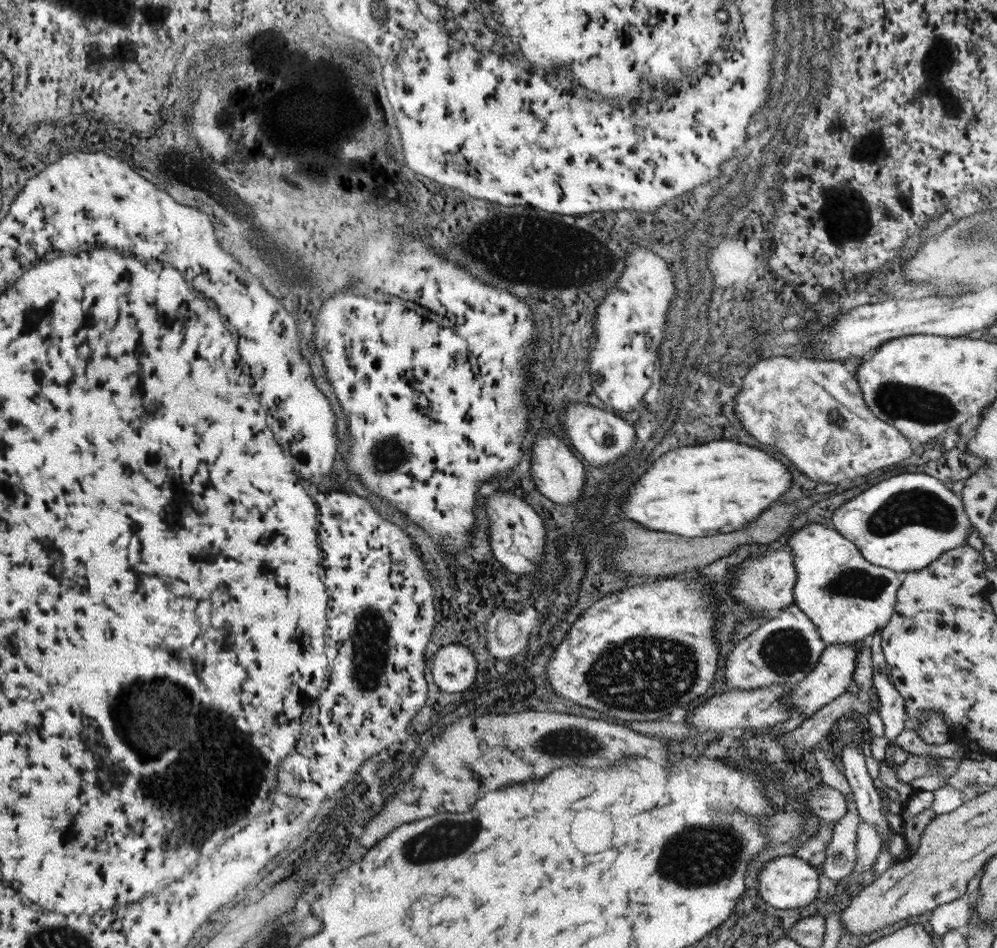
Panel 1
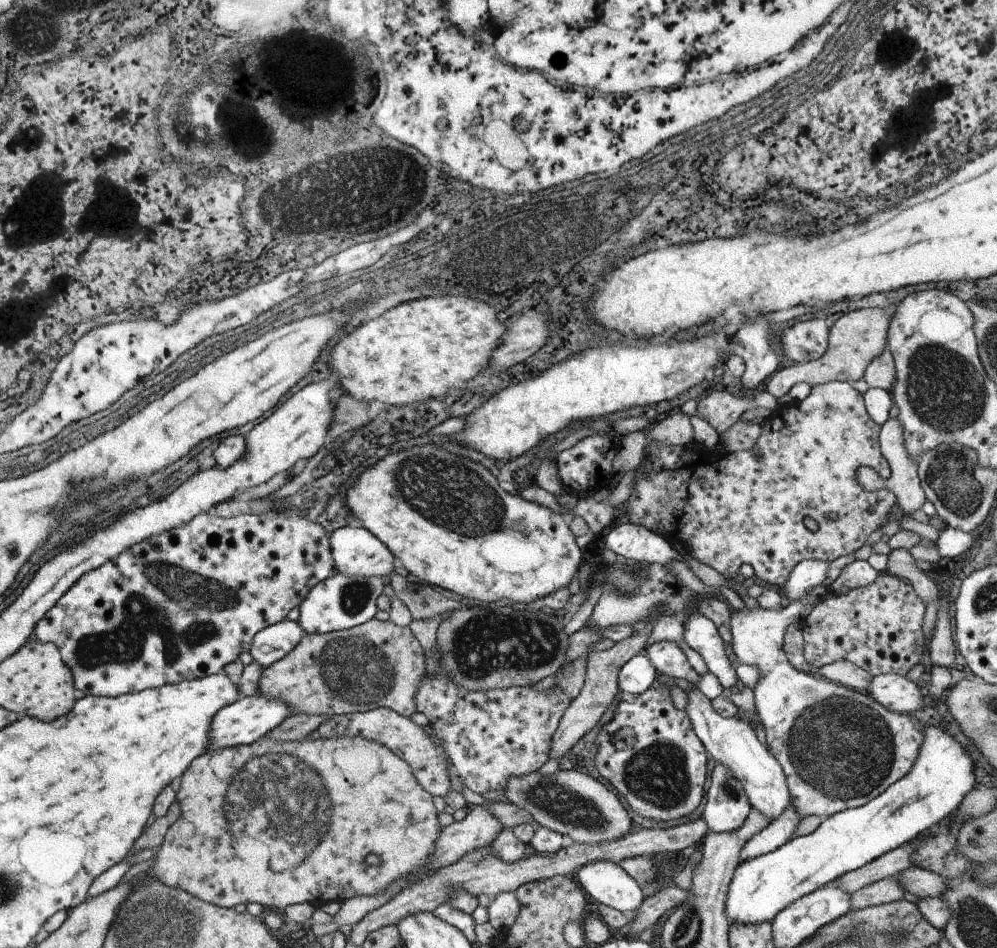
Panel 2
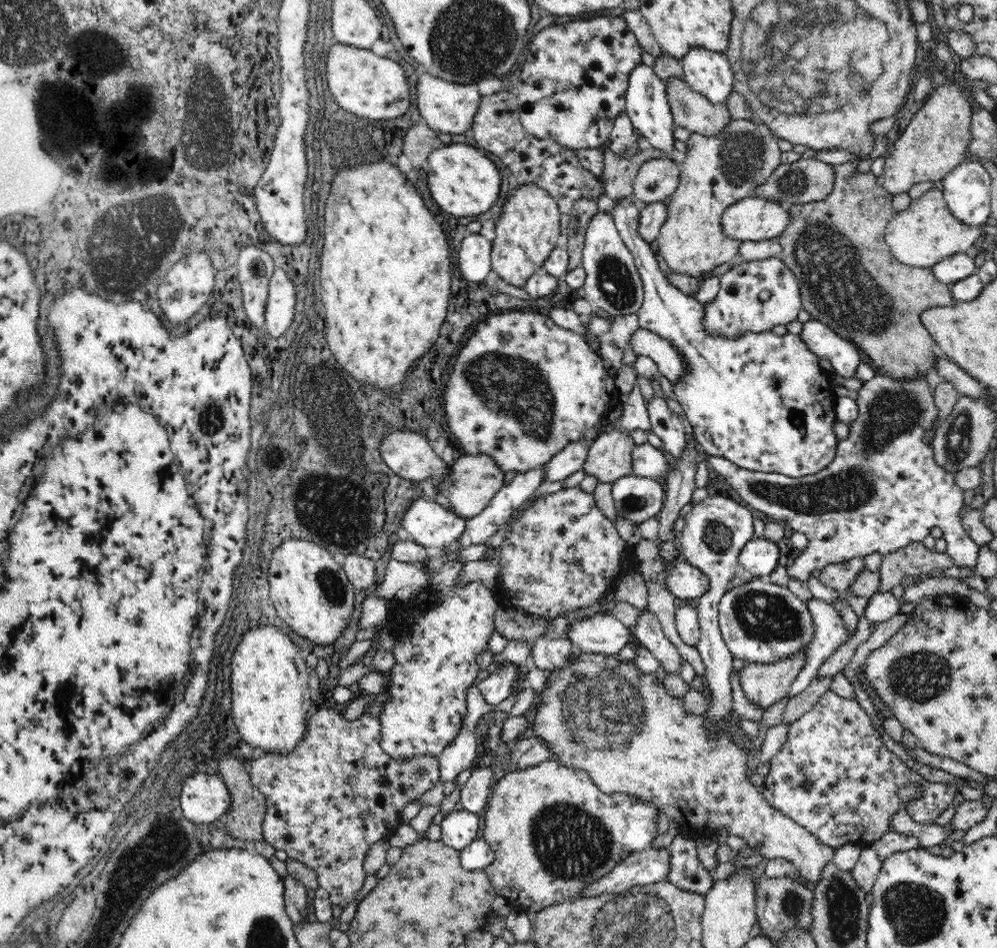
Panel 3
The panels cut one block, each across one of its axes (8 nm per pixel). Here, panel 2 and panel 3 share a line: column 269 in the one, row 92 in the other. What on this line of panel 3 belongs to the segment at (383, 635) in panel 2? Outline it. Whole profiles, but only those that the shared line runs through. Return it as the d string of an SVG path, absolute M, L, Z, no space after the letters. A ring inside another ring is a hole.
M684 78L666 80L666 100L674 124L692 134L704 134L710 138L732 120L726 104L712 104L704 94L692 90Z

